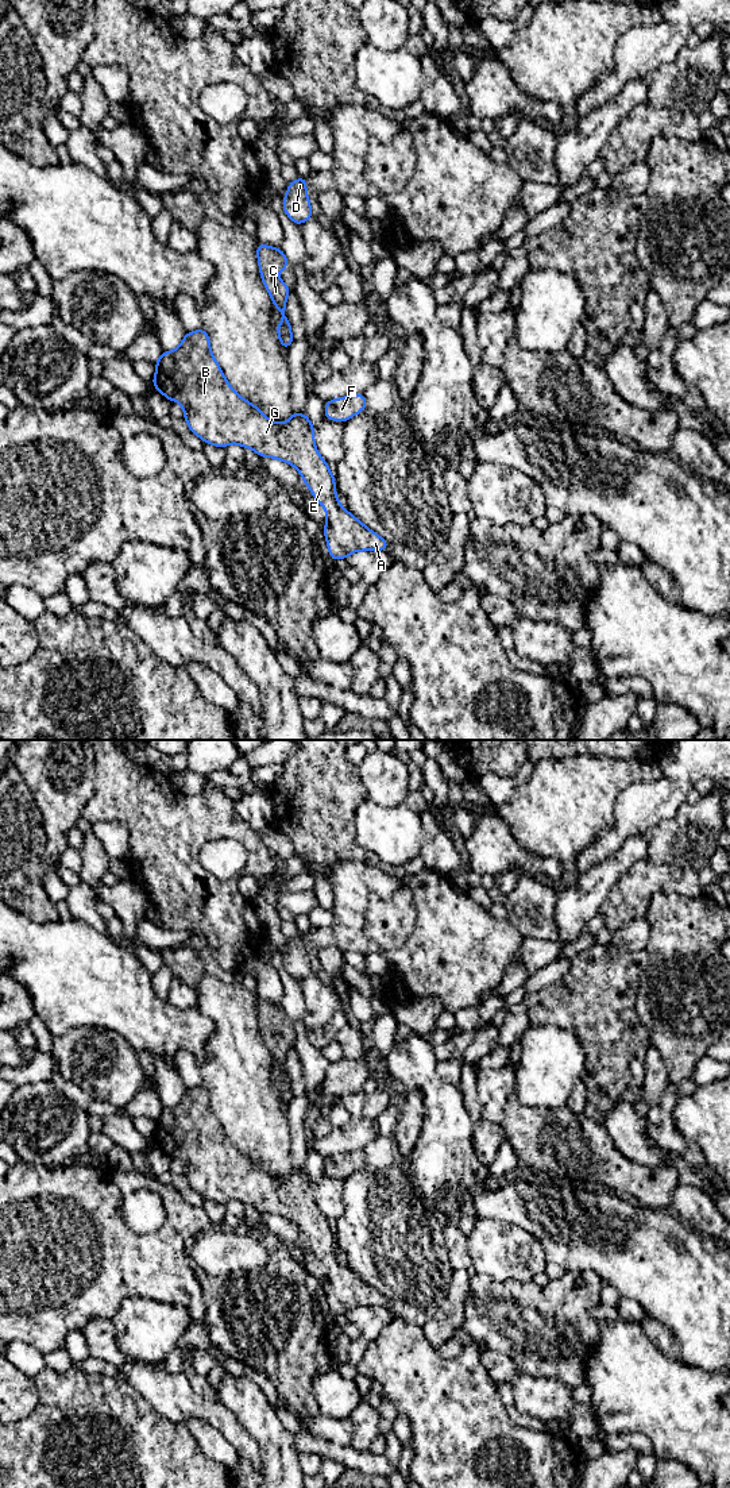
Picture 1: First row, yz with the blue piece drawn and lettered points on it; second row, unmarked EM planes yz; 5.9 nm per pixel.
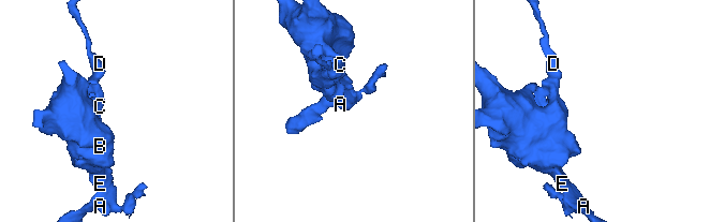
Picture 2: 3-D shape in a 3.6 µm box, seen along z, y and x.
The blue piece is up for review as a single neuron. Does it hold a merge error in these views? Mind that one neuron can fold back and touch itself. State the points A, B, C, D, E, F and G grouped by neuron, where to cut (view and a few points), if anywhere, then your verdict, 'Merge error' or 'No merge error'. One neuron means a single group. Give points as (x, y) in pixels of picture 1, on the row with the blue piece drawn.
Groups: A B C D E F G. No split. No merge error

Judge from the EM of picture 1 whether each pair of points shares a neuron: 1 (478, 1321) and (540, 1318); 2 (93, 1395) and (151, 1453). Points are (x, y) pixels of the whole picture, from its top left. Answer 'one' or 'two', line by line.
1: one
2: one

